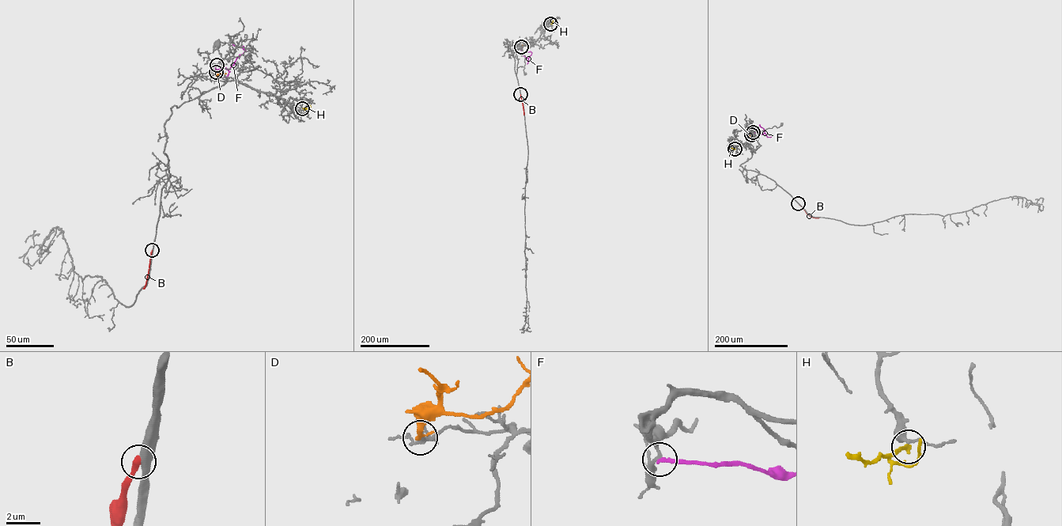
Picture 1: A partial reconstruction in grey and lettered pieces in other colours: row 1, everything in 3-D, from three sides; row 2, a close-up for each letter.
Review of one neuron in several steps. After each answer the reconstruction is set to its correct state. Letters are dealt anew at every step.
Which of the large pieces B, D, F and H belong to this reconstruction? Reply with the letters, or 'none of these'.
none of these

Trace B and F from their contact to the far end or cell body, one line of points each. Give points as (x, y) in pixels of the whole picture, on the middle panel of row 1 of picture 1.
B: (520, 94), (523, 115)
F: (521, 47), (521, 52), (528, 58), (531, 52), (527, 52)

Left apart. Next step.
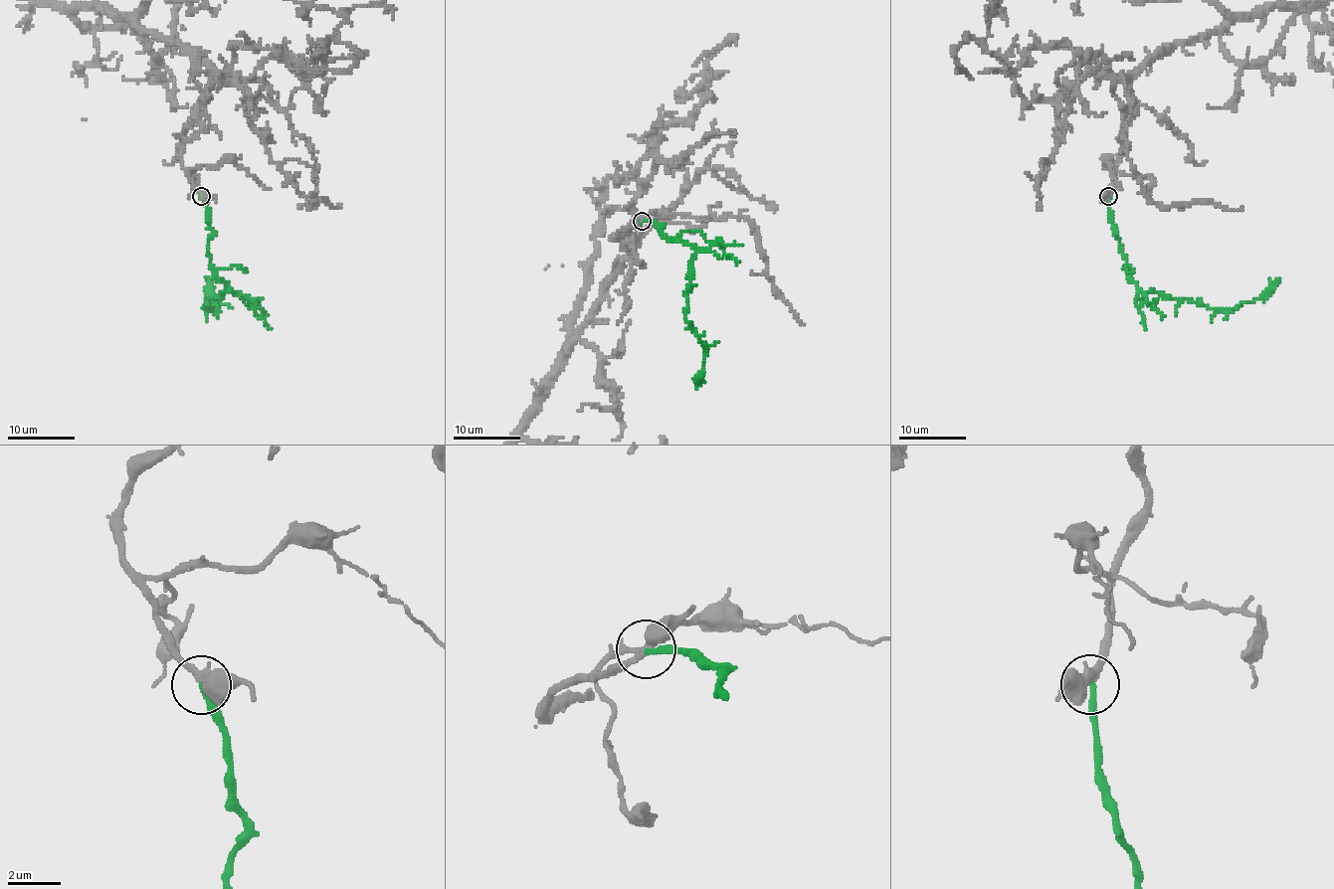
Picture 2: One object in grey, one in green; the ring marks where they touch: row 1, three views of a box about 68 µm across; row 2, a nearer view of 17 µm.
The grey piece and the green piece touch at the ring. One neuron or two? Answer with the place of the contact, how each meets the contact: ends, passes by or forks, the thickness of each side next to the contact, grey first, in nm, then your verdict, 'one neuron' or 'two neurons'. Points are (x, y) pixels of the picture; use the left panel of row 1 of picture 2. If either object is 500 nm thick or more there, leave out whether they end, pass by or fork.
(201, 196) | grey passes by | green ends | 420/240 nm | one neuron

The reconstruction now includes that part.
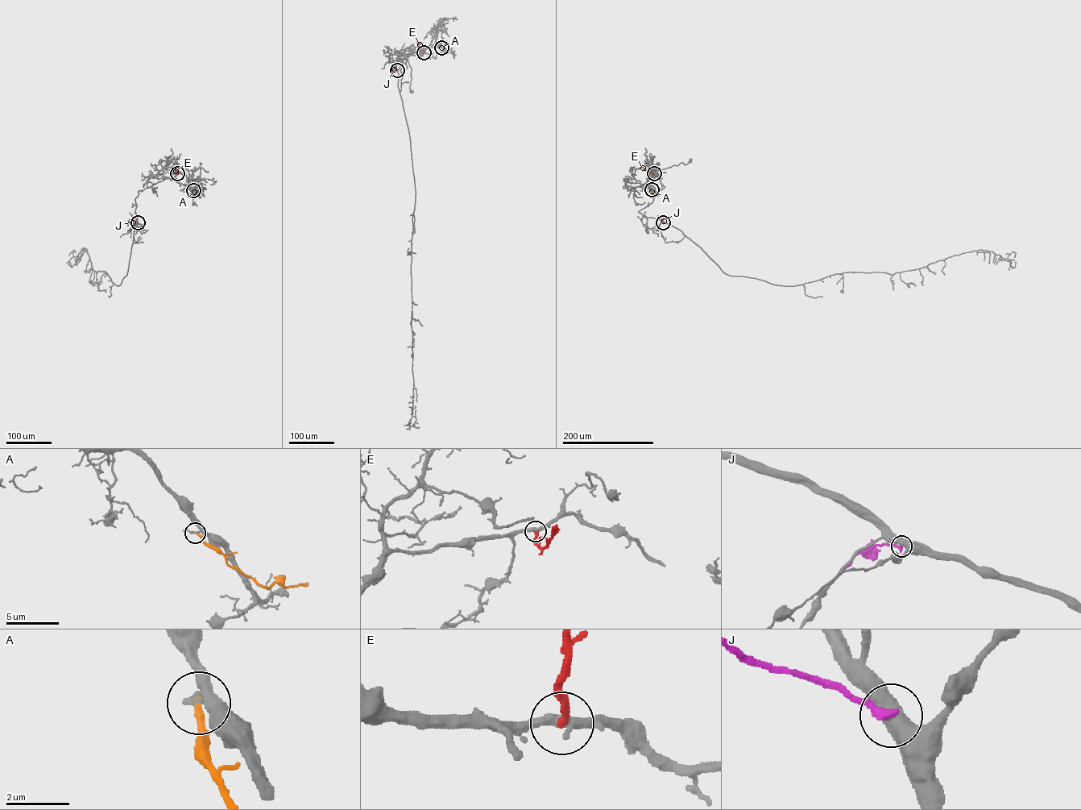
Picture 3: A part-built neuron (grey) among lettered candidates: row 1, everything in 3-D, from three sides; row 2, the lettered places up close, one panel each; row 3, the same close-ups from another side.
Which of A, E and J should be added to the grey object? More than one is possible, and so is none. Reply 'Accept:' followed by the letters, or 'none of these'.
Accept: none of these

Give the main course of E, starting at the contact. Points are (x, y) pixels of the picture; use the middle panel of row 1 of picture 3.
E: (424, 52), (424, 47), (417, 40)

